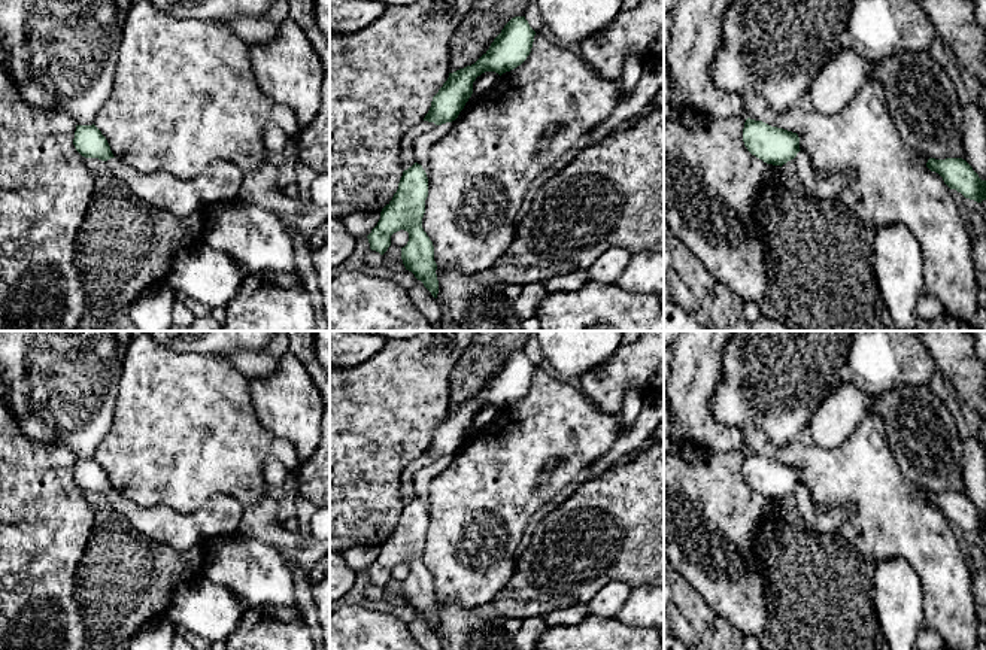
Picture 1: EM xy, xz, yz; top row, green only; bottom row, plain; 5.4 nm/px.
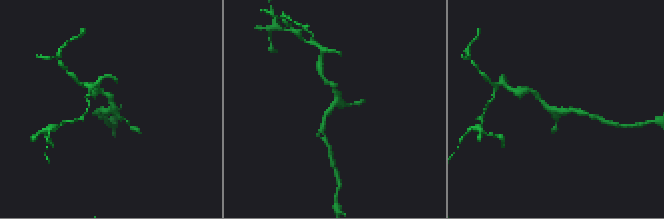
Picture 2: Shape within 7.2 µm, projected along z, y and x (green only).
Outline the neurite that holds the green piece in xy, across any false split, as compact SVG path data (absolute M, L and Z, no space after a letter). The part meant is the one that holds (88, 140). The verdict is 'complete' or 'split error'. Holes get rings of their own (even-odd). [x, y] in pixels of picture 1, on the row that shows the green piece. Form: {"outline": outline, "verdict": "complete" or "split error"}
{"outline": "M76 125L73 145L85 158L98 158L107 161L115 158L106 137L92 125Z", "verdict": "complete"}

